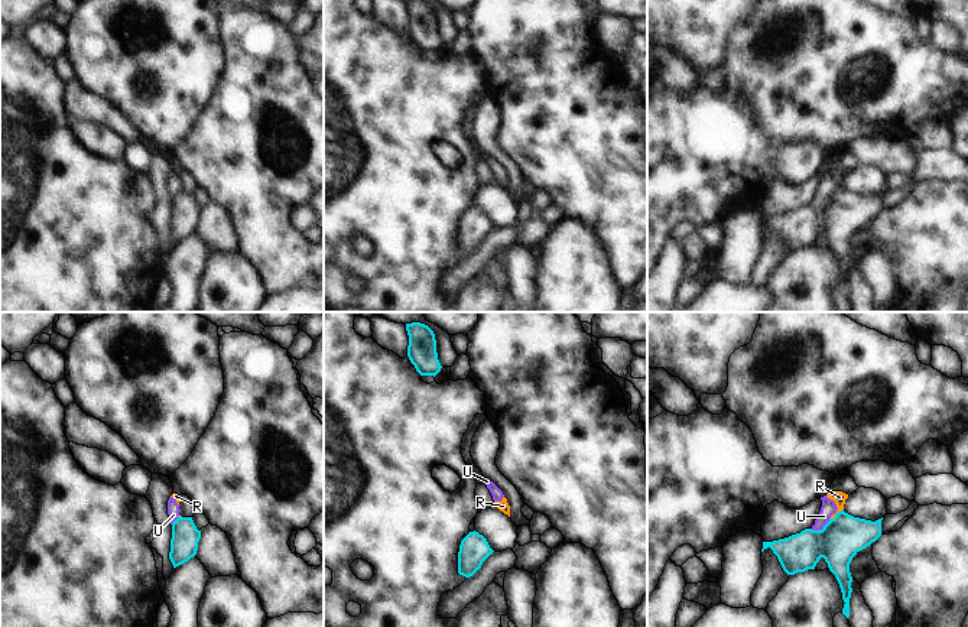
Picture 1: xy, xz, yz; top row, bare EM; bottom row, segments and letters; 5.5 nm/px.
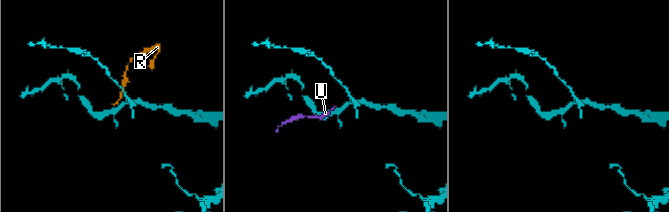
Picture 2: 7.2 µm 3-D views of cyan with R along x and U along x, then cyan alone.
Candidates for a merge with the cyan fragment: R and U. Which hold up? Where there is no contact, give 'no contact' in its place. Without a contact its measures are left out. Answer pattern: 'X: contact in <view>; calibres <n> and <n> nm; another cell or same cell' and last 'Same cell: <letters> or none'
R: contact in yz; calibres 240 and 70 nm; another cell
U: contact in yz; calibres 240 and 80 nm; another cell
Same cell: none

